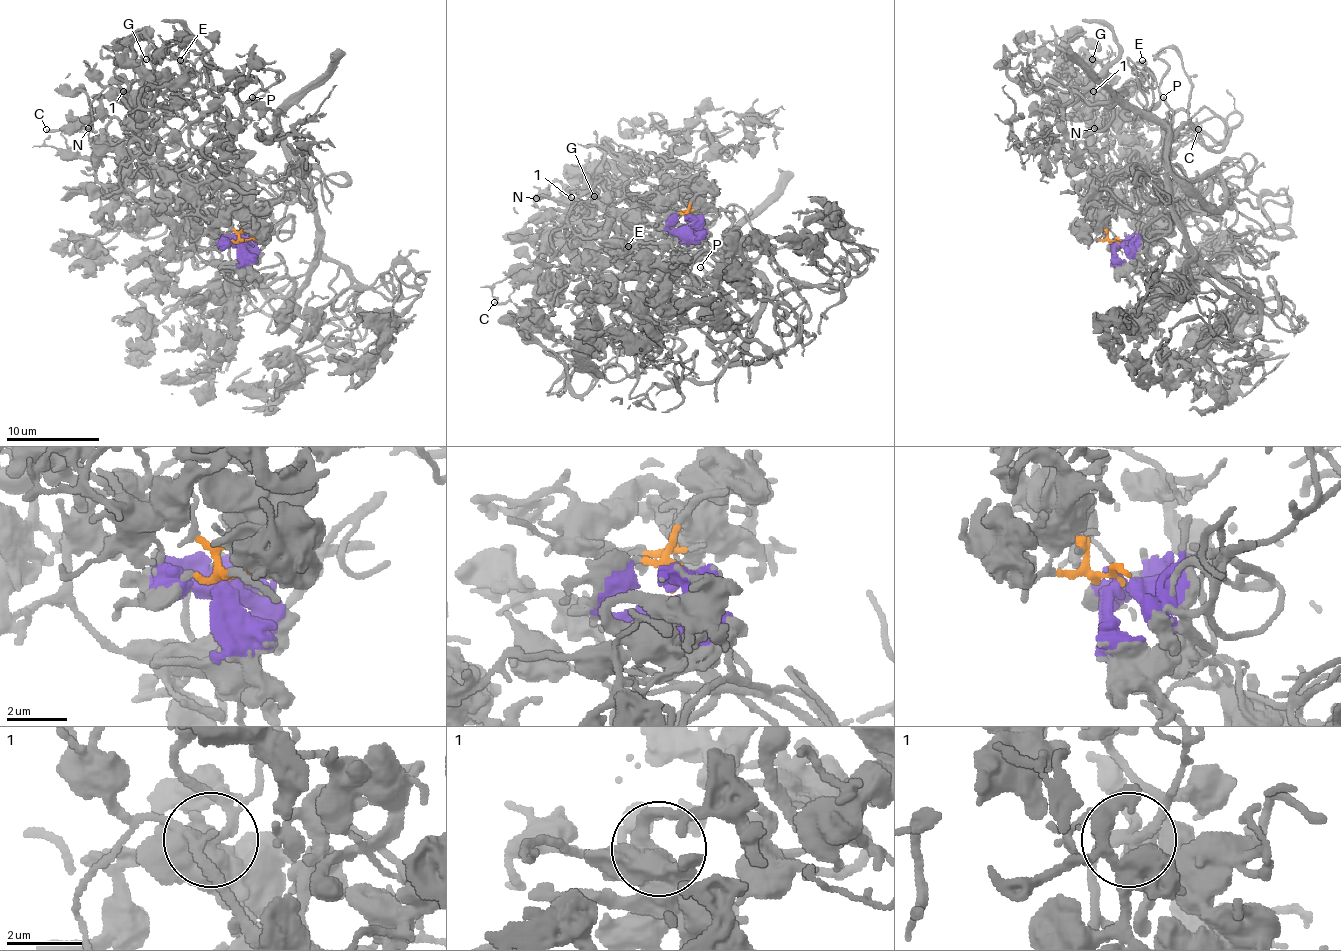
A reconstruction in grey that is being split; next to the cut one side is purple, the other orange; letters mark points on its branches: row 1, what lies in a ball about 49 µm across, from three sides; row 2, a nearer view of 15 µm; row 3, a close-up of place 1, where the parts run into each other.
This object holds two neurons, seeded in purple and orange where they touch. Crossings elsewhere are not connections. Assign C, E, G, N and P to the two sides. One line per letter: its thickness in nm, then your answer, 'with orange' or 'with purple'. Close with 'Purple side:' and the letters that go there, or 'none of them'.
C: calibre 180 nm; with orange
E: calibre 140 nm; with purple
G: calibre 120 nm; with orange
N: calibre 160 nm; with orange
P: calibre 200 nm; with purple
Purple side: E, P

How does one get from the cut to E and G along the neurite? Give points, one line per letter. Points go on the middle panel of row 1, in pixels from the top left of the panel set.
E: (688, 222), (737, 273), (690, 262), (611, 294), (604, 269), (643, 264), (627, 245)
G: (688, 222), (646, 194), (667, 187), (655, 173), (604, 205), (569, 191), (583, 210), (594, 196)

